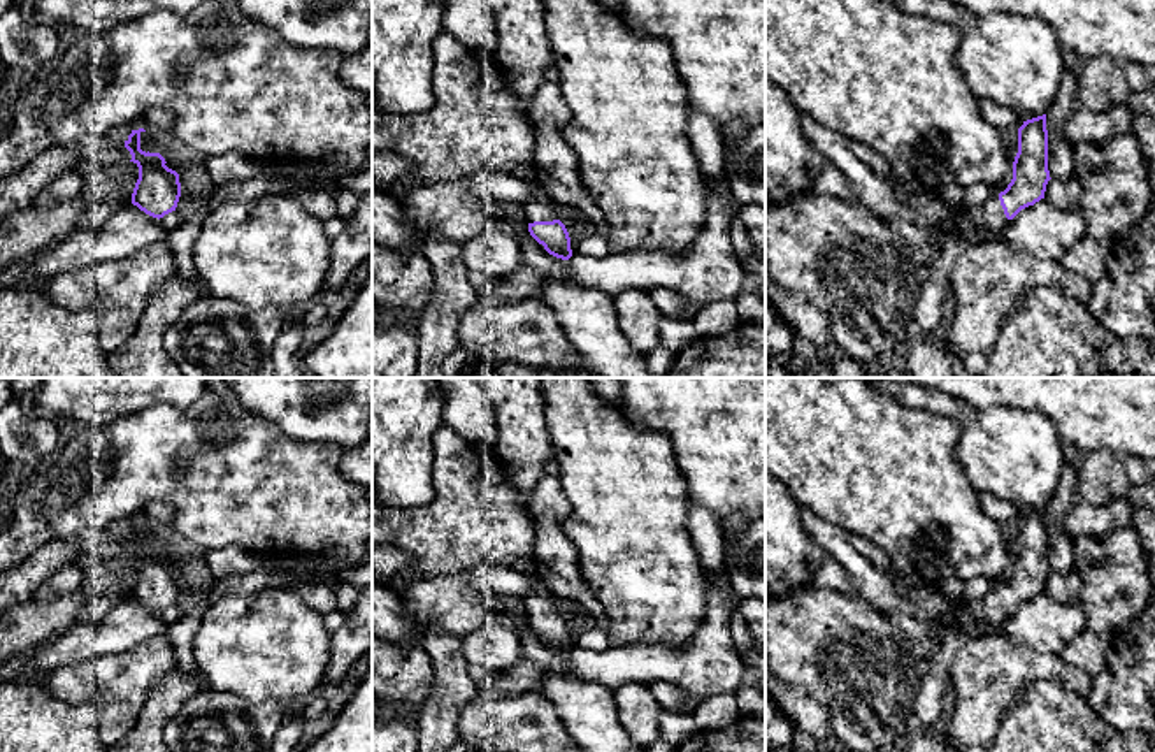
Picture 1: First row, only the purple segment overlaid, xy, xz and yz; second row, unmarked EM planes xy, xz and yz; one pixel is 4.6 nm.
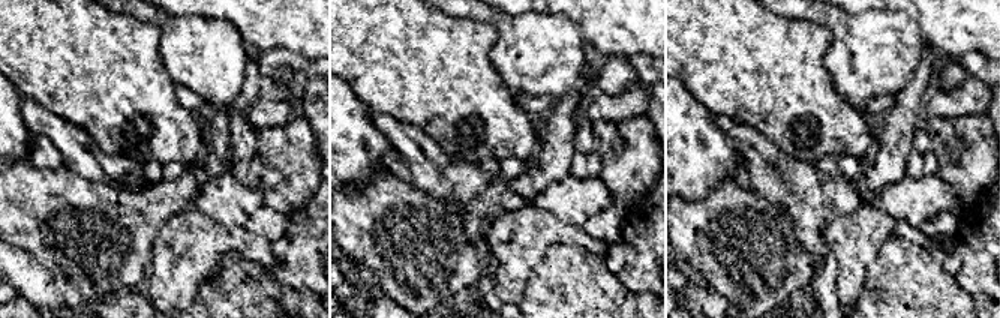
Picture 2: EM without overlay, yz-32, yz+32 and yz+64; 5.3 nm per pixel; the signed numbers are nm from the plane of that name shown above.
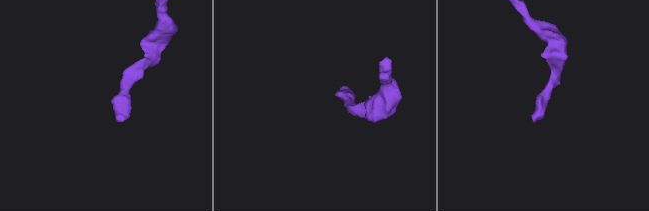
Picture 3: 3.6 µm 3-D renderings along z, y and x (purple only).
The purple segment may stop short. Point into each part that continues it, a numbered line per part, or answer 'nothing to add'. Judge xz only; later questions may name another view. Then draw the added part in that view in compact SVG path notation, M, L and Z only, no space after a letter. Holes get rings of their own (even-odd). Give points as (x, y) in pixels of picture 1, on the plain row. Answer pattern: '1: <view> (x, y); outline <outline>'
1: xz (539, 601); outline M535 583L534 589L525 594L518 604L523 606L528 617L560 613L560 604L556 597L548 587L541 583Z

